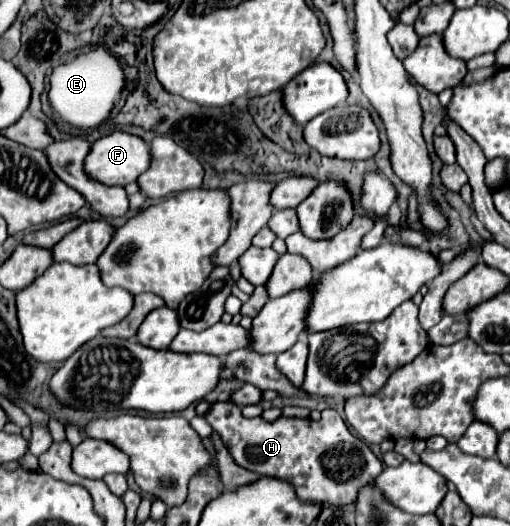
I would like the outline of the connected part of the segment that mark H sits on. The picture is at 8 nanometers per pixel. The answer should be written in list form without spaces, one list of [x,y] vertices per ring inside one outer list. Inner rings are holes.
[[[215,402],[205,412],[205,420],[213,426],[241,468],[291,482],[301,500],[345,506],[355,502],[357,490],[363,484],[373,482],[383,470],[381,460],[367,448],[365,442],[347,430],[343,418],[333,408],[325,408],[319,422],[311,418],[301,420],[285,416],[275,422],[267,422],[261,416],[245,418],[239,406],[231,402]]]

